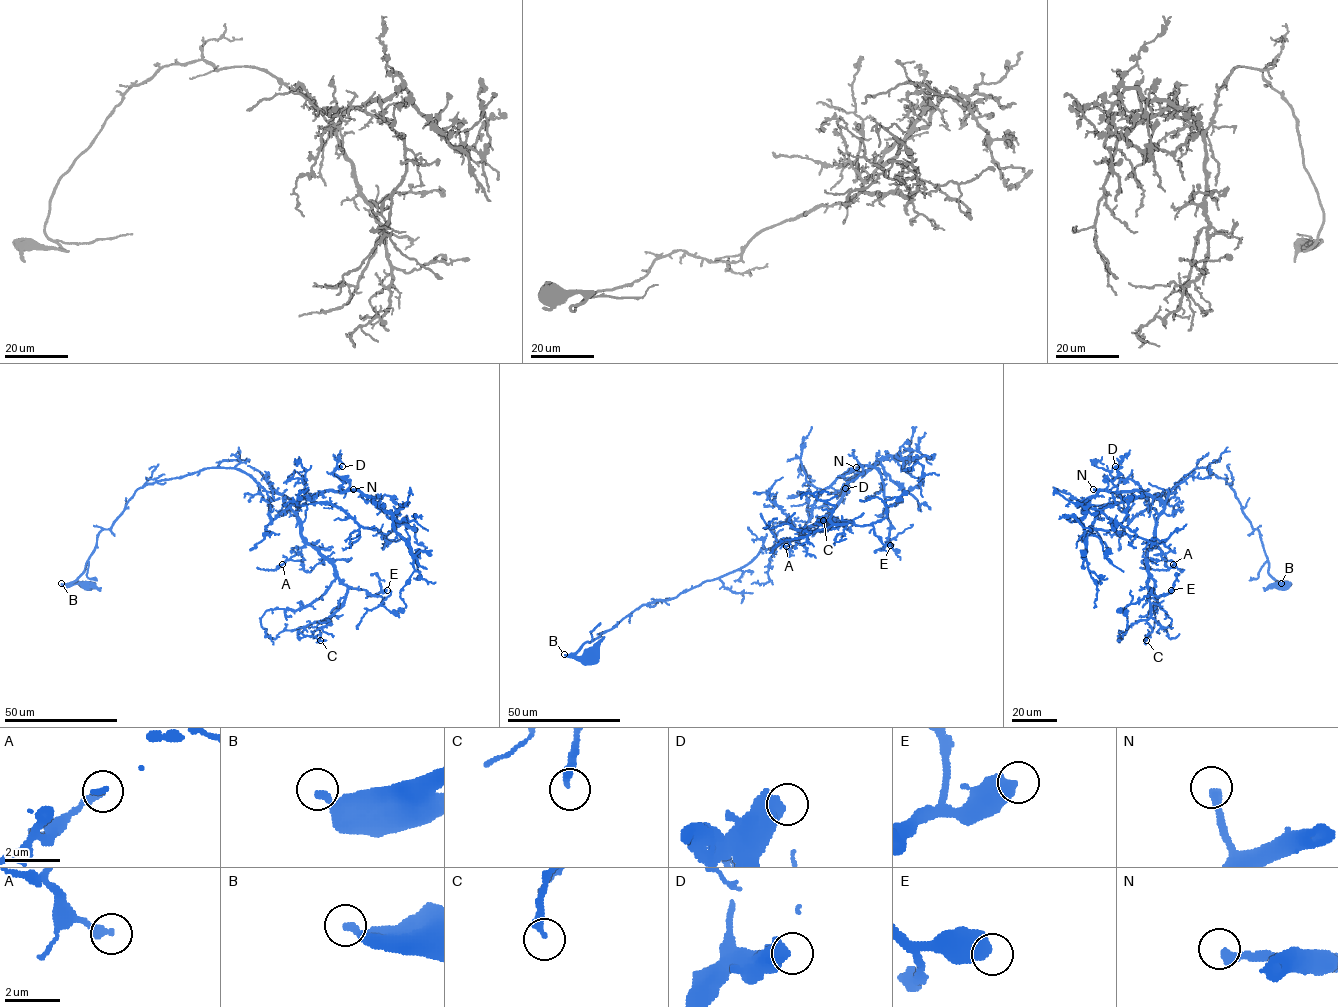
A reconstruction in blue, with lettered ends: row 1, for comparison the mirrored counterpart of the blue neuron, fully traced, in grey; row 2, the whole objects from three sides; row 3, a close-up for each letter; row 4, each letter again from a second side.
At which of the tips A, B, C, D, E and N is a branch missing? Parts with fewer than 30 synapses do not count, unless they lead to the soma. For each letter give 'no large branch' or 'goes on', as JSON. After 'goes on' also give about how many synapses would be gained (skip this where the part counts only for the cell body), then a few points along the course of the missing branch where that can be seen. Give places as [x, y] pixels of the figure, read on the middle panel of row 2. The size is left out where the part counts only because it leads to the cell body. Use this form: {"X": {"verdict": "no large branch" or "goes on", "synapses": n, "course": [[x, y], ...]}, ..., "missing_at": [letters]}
{"A": {"verdict": "no large branch"}, "B": {"verdict": "no large branch"}, "C": {"verdict": "no large branch"}, "D": {"verdict": "no large branch"}, "E": {"verdict": "no large branch"}, "N": {"verdict": "goes on", "synapses": 60, "course": [[856, 467], [855, 462], [867, 468], [883, 467], [894, 474]]}, "missing_at": ["N"]}

